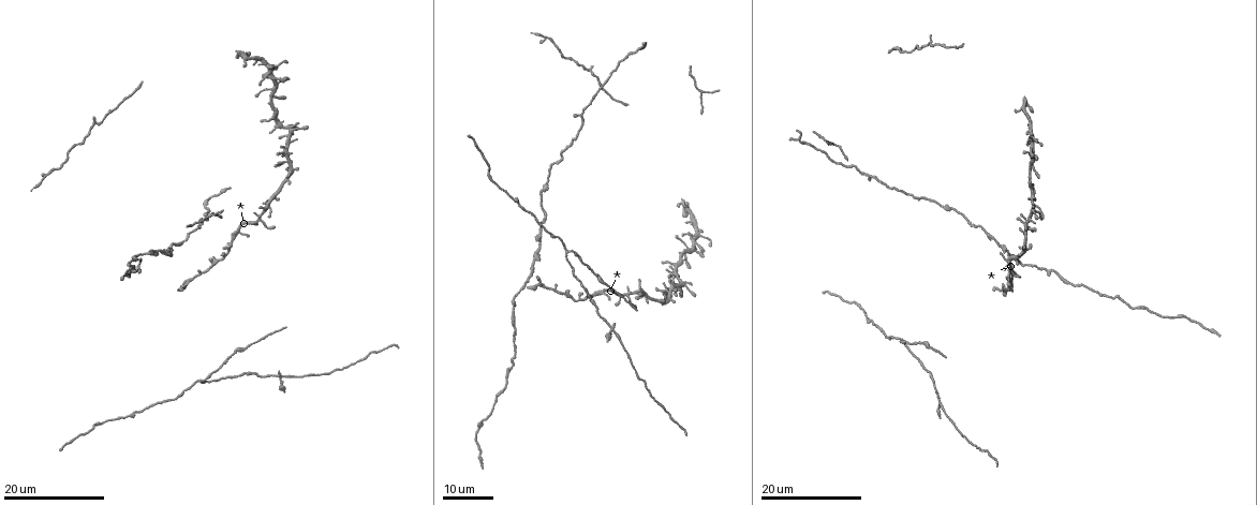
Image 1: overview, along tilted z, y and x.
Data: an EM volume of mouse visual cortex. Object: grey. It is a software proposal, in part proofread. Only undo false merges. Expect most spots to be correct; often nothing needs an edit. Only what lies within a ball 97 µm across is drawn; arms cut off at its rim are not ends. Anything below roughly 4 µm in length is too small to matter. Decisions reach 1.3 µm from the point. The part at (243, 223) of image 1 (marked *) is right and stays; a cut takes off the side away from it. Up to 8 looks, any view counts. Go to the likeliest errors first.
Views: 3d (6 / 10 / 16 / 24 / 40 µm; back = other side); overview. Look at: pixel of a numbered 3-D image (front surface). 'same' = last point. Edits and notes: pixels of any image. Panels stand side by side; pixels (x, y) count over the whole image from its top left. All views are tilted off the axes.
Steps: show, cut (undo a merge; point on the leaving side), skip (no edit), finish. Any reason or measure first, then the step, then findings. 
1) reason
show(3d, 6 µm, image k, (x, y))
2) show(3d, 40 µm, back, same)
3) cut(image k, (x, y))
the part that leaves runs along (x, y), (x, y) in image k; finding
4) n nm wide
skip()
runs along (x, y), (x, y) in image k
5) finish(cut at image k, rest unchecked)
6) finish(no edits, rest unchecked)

four or more arms meet
show(3d, 16 µm, image 1, (1009, 270))

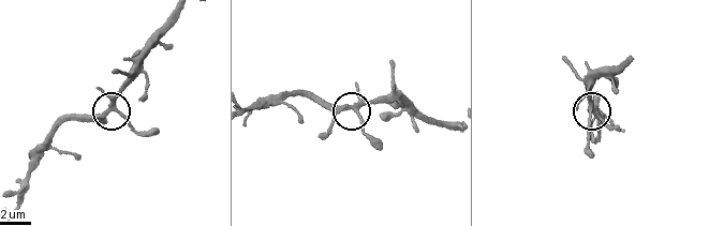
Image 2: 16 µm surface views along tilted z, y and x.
show(3d, 6 µm, image 2, (112, 107))

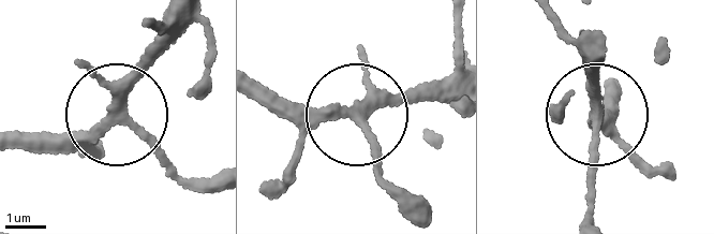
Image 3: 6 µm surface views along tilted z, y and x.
other side
show(3d, 6 µm, back, image 3, (362, 117))

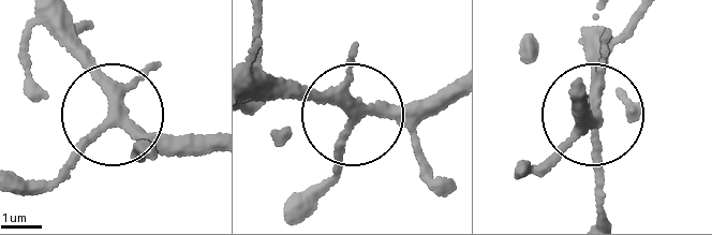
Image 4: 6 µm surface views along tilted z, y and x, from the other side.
skip()
runs along (581, 98), (598, 119), (602, 210) in image 4; one neuron here

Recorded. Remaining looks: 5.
branch point
show(3d, 24 µm, image 1, (187, 281))

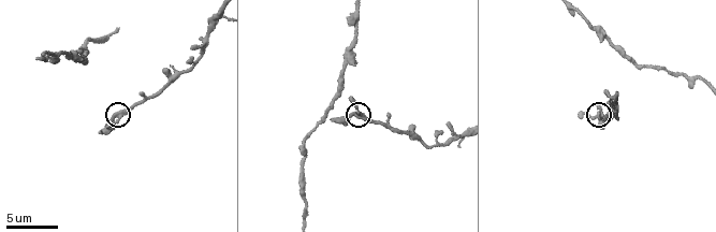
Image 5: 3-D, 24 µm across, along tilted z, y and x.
show(3d, 6 µm, image 5, (119, 115))

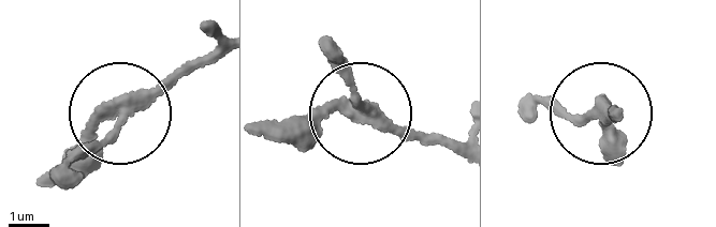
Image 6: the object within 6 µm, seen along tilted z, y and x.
side arm 82 µm
skip()
runs along (622, 117), (525, 107) in image 6; all the same neuron

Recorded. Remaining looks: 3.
three arms meet
show(3d, 24 µm, image 1, (200, 382))

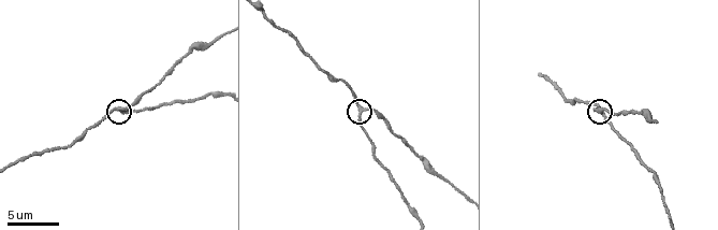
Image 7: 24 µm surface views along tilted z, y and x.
show(3d, 10 µm, image 7, (360, 110))

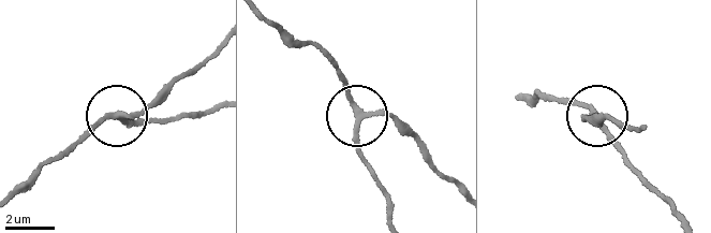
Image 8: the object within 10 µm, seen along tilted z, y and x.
skip()
all the same neuron

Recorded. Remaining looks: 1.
show(3d, 16 µm, image 7, (426, 161))

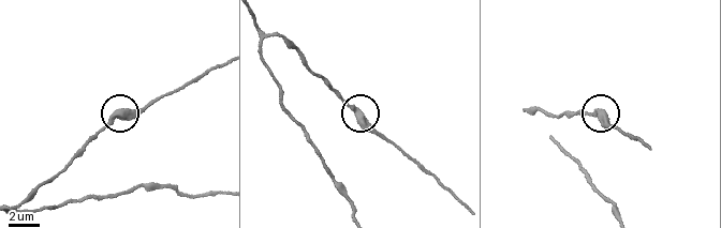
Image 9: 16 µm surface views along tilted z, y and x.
side arm 11 µm
skip()
all the same neuron

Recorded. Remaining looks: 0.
finish(no edits, rest unchecked)

